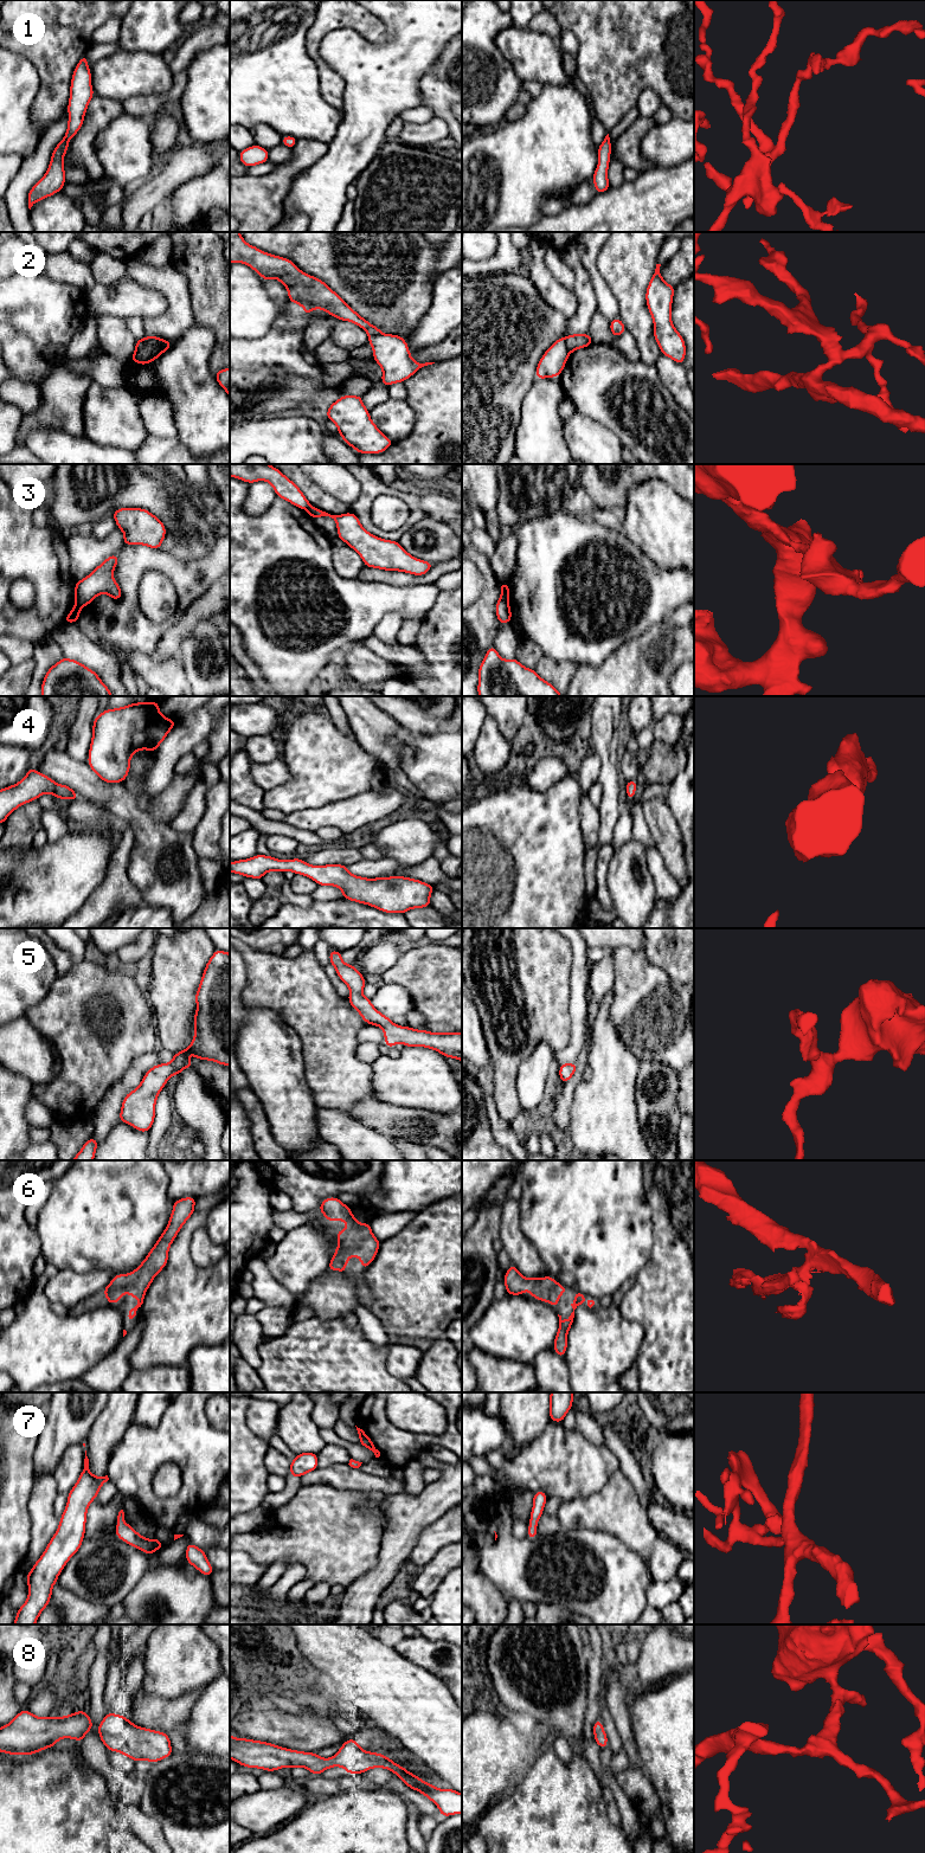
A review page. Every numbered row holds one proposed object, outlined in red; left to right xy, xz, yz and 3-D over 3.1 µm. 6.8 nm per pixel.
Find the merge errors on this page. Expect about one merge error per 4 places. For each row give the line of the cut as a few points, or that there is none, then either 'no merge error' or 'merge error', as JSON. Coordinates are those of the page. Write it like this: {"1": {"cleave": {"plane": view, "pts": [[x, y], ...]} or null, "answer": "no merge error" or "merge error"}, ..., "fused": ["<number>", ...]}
{"1": {"cleave": null, "answer": "no merge error"}, "2": {"cleave": {"plane": "xy", "pts": [[140, 340], [149, 345], [161, 345], [166, 341]]}, "answer": "merge error"}, "3": {"cleave": {"plane": "yz", "pts": [[501, 594], [508, 602]]}, "answer": "merge error"}, "4": {"cleave": null, "answer": "no merge error"}, "5": {"cleave": null, "answer": "no merge error"}, "6": {"cleave": null, "answer": "no merge error"}, "7": {"cleave": null, "answer": "no merge error"}, "8": {"cleave": null, "answer": "no merge error"}, "fused": ["2", "3"]}

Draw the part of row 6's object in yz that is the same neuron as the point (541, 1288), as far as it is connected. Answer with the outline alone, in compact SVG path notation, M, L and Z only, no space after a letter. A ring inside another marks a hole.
M514 1263L505 1273L503 1281L507 1294L522 1295L528 1291L534 1299L552 1304L555 1308L561 1294L567 1292L567 1288L557 1282L551 1275L535 1279L525 1278Z

